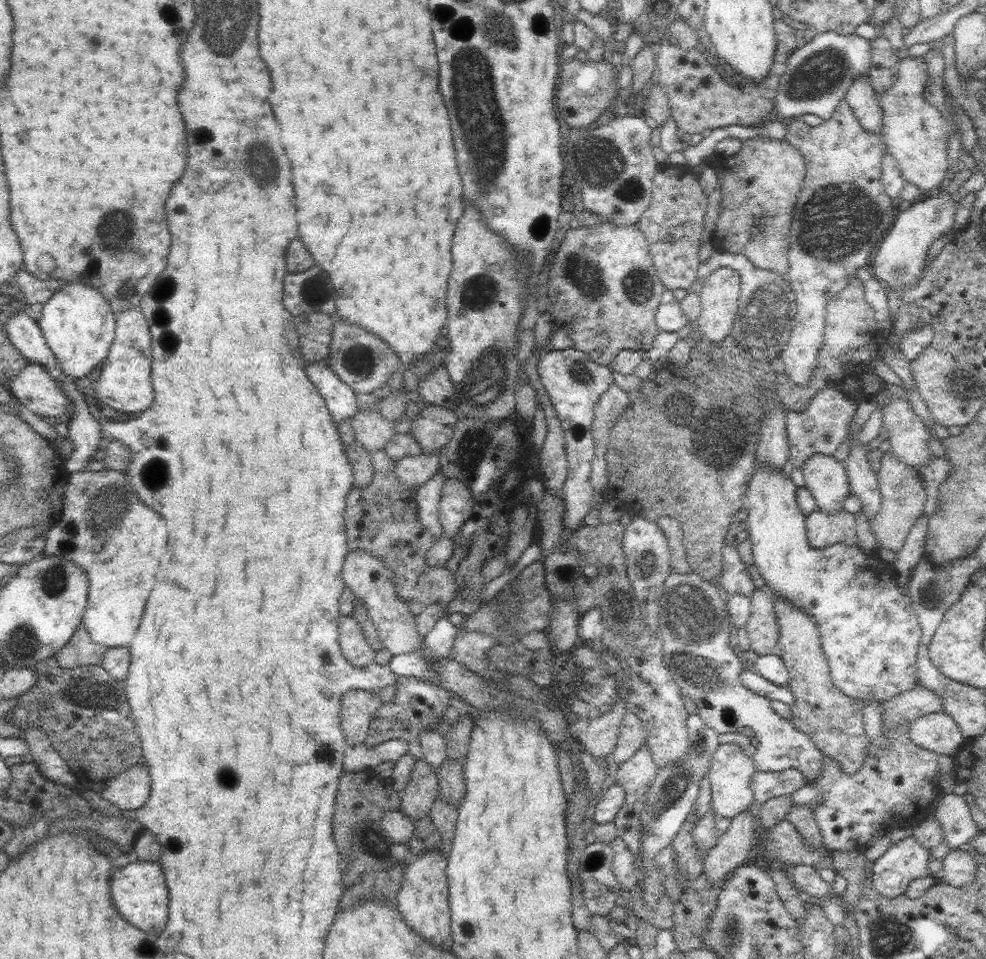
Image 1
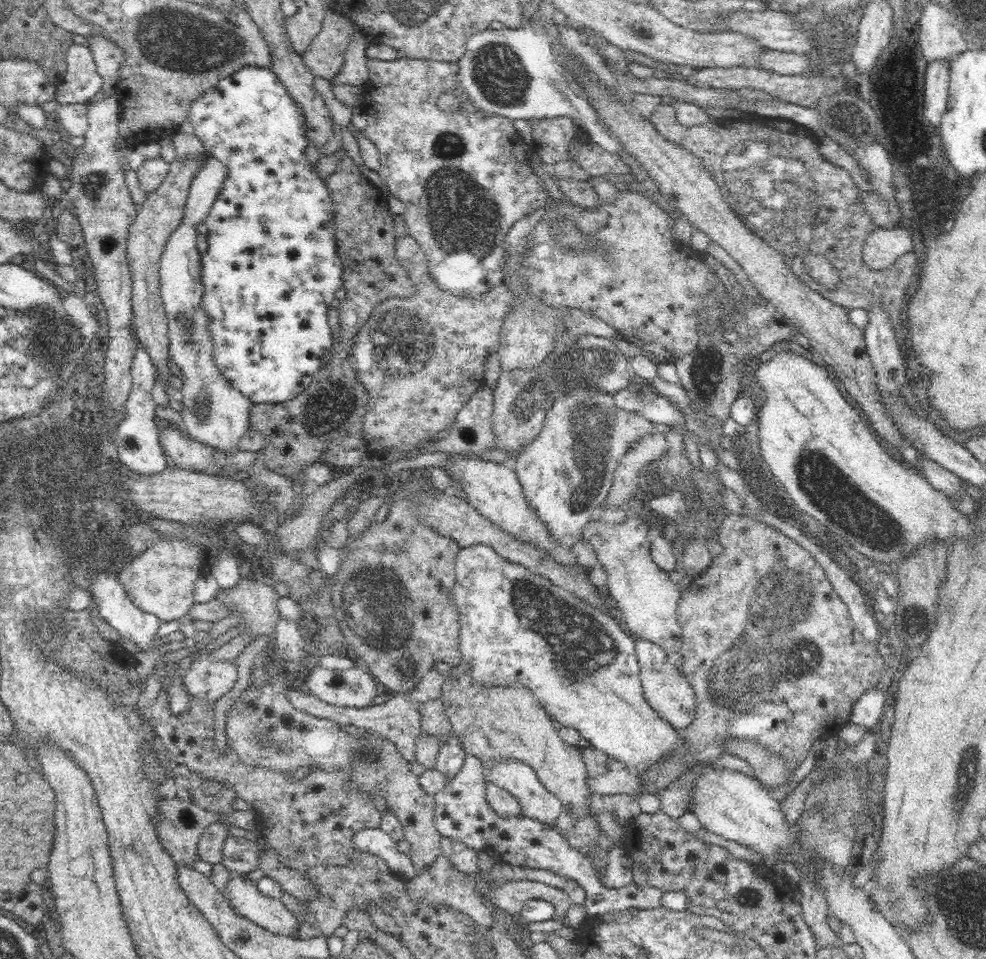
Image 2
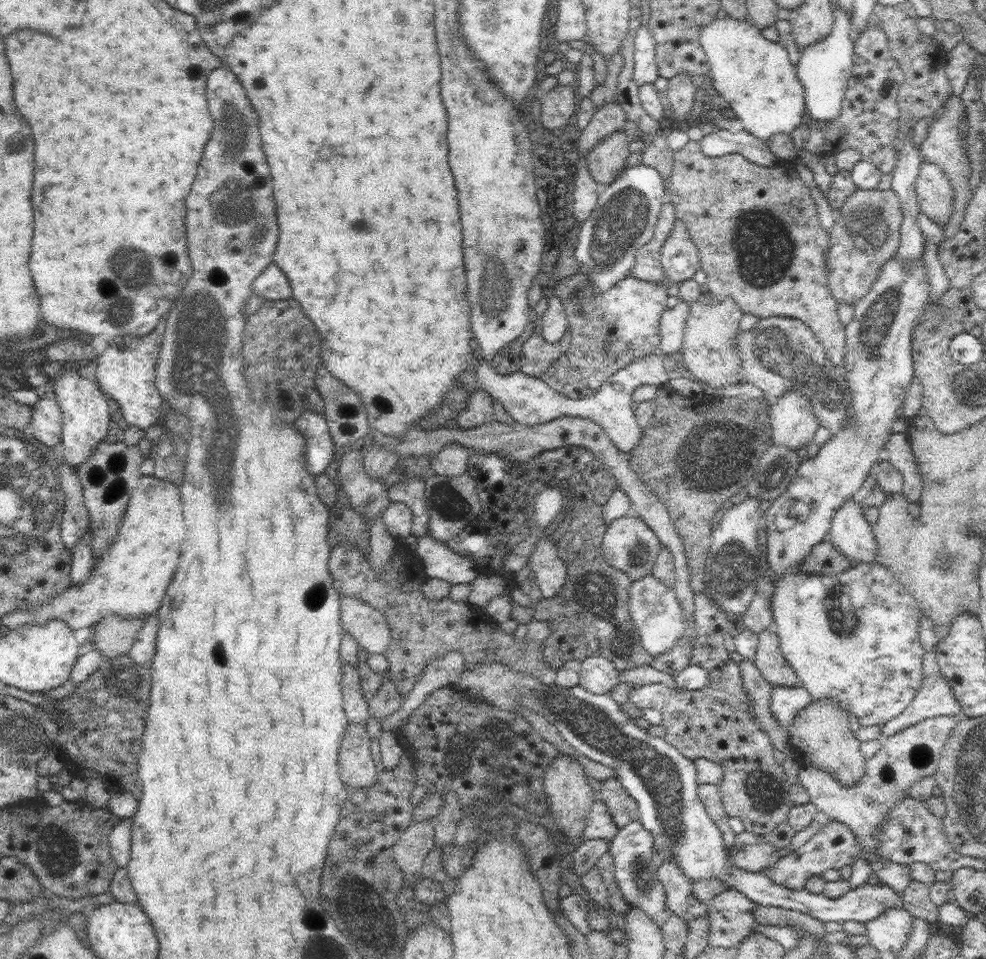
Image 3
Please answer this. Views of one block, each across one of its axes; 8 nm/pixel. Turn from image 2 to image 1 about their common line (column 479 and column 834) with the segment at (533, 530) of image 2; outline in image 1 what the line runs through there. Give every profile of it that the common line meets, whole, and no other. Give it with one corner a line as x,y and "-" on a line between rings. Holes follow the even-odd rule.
811,454
803,466
805,488
815,498
815,504
823,512
843,510
843,500
851,492
847,478
847,464
837,462
833,456

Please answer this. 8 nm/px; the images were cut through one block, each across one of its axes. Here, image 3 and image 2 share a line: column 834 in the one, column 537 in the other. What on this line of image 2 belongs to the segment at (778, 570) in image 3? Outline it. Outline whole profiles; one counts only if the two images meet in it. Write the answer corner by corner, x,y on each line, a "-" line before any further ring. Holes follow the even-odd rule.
614,366
604,384
608,388
566,388
564,396
548,410
542,432
512,462
528,506
538,520
546,524
548,534
568,550
582,538
584,526
598,514
598,508
608,498
614,472
628,450
648,434
662,432
666,436
670,430
666,424
648,422
638,412
616,408
614,394
626,390
630,376
628,368
622,372

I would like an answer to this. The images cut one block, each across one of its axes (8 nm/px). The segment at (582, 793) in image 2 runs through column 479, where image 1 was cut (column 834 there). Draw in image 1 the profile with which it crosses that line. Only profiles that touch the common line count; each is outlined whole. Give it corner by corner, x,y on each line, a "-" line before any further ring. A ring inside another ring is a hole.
779,592
769,594
777,624
777,654
781,656
781,662
789,672
789,692
795,698
795,704
791,706
791,720
815,742
817,750
823,756
829,756
833,758
833,762
839,764
841,772
855,774
861,770
869,748
861,702
847,698
835,688
827,660
821,650
815,620
807,612
803,612
801,606
781,596

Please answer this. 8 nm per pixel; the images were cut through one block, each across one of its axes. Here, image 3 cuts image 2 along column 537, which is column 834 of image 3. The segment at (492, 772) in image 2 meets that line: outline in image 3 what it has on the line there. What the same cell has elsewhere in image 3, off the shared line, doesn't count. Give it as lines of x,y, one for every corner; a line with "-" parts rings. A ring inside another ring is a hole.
959,716
927,718
889,738
883,738
879,752
867,762
863,778
853,786
843,786
833,774
815,768
809,760
803,760
803,764
797,766
797,780
807,790
809,802
815,804
817,812
823,812
829,820
839,820
849,826
861,846
865,850
873,850
873,846
877,846
877,830
879,824
883,824
885,814
895,806
895,802
909,794
913,782
937,772
943,746
957,722

